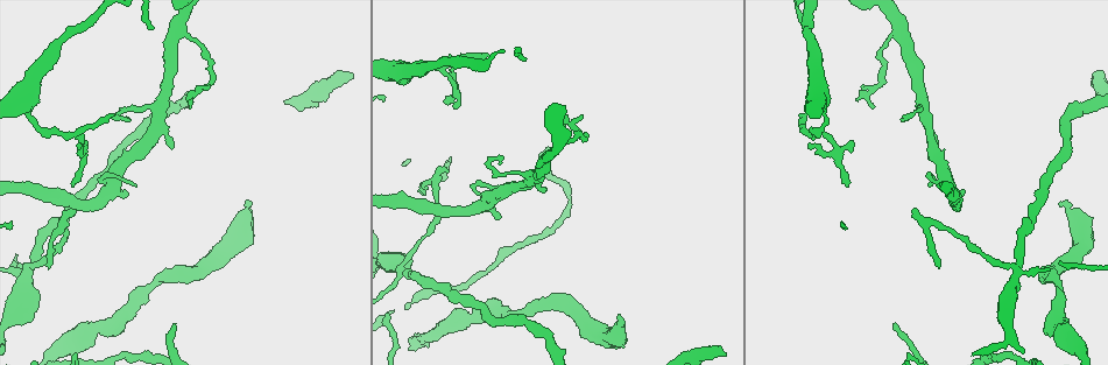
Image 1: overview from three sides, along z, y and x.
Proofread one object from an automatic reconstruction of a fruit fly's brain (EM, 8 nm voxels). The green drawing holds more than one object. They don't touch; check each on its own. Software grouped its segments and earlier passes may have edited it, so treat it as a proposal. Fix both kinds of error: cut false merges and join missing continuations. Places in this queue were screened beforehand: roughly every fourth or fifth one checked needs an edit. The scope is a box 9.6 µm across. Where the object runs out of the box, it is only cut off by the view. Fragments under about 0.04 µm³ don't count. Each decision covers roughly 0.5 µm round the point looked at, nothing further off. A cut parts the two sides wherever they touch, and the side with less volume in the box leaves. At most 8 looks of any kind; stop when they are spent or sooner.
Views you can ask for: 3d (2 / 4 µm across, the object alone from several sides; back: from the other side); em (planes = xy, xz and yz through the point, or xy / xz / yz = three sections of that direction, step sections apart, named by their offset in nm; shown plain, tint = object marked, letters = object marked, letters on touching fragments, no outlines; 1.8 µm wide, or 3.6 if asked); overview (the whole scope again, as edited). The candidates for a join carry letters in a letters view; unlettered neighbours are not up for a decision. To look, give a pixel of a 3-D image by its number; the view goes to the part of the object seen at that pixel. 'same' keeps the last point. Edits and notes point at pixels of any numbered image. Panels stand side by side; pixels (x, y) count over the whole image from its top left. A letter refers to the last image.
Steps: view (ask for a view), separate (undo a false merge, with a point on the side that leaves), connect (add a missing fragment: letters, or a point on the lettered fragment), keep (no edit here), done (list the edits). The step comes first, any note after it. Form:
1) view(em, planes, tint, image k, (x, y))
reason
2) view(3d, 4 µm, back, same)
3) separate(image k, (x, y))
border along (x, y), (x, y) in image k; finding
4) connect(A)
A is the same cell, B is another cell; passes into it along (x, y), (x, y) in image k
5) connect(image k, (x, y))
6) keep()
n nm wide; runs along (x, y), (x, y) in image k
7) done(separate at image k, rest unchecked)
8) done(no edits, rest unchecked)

view(em, 3.6 µm, planes, plain, image 1, (800, 116))
thin end

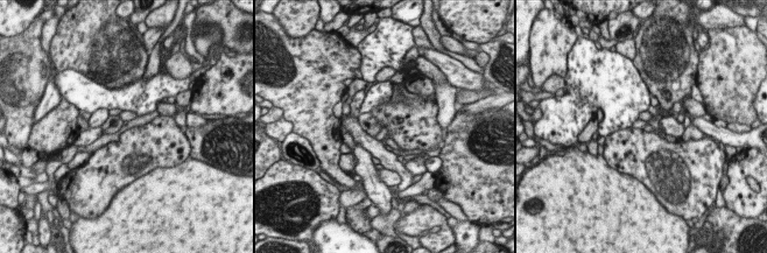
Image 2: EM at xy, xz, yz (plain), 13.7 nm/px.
view(em, 3.6 µm, planes, tint, same)

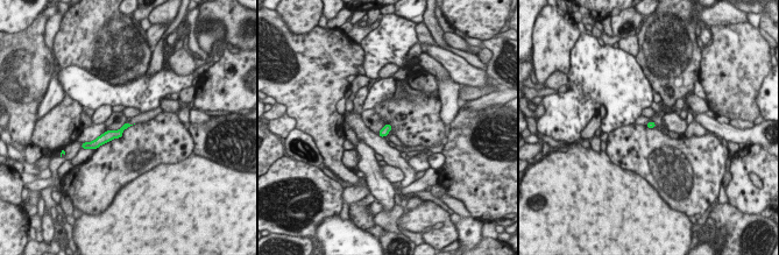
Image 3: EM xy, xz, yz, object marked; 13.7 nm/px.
view(em, 3.6 µm, planes, letters, same)

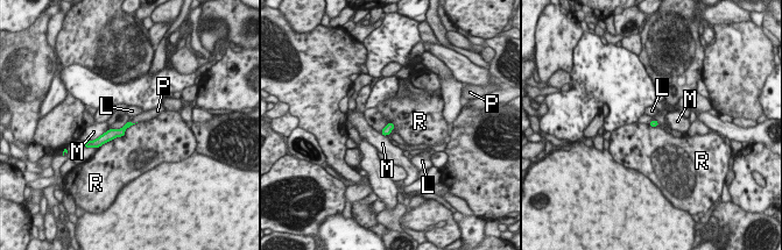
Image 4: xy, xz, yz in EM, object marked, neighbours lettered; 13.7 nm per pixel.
connect(image 4, (143, 116))
100 nm wide; P is the same cell, L, M and R are other cells; passes into it along (118, 133), (133, 123), (143, 116) in image 4; it goes on there

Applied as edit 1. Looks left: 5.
view(overview)
see it whole again

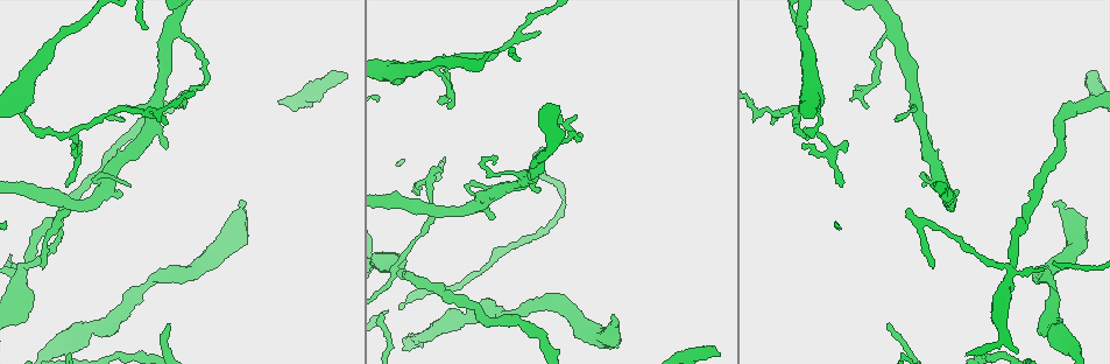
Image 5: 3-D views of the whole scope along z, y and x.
view(em, xz, step 16, tint, image 5, (184, 108))
end of a long branch

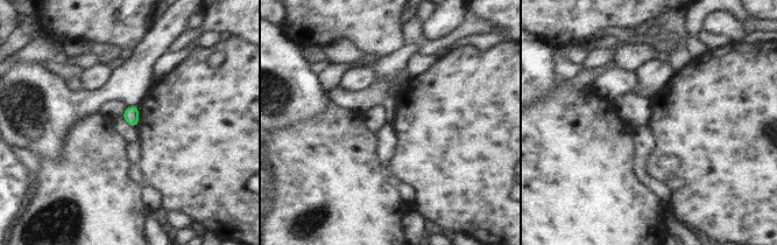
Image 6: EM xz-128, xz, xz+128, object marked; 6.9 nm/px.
view(em, planes, letters, same)
another direction

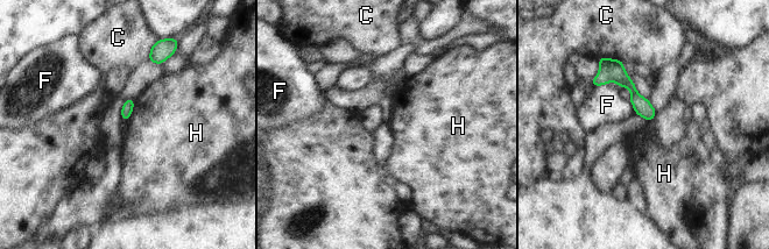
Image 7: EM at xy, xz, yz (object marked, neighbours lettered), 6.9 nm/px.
keep()
C, F and H are other cells; border along (135, 99), (133, 112), (126, 121) in image 7; none of them fits

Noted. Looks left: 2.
view(em, planes, letters, image 5, (167, 328))
thin end

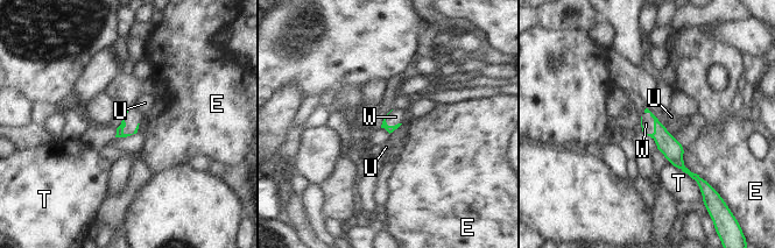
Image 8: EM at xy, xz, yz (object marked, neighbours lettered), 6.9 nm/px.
connect(image 8, (647, 120))
W is the same cell, E, T and U are other cells; passes into it along (667, 143), (653, 122), (647, 120) in image 8; the cell continues

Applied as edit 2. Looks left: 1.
done(connect at image 4, connect at image 8, rest unchecked)

